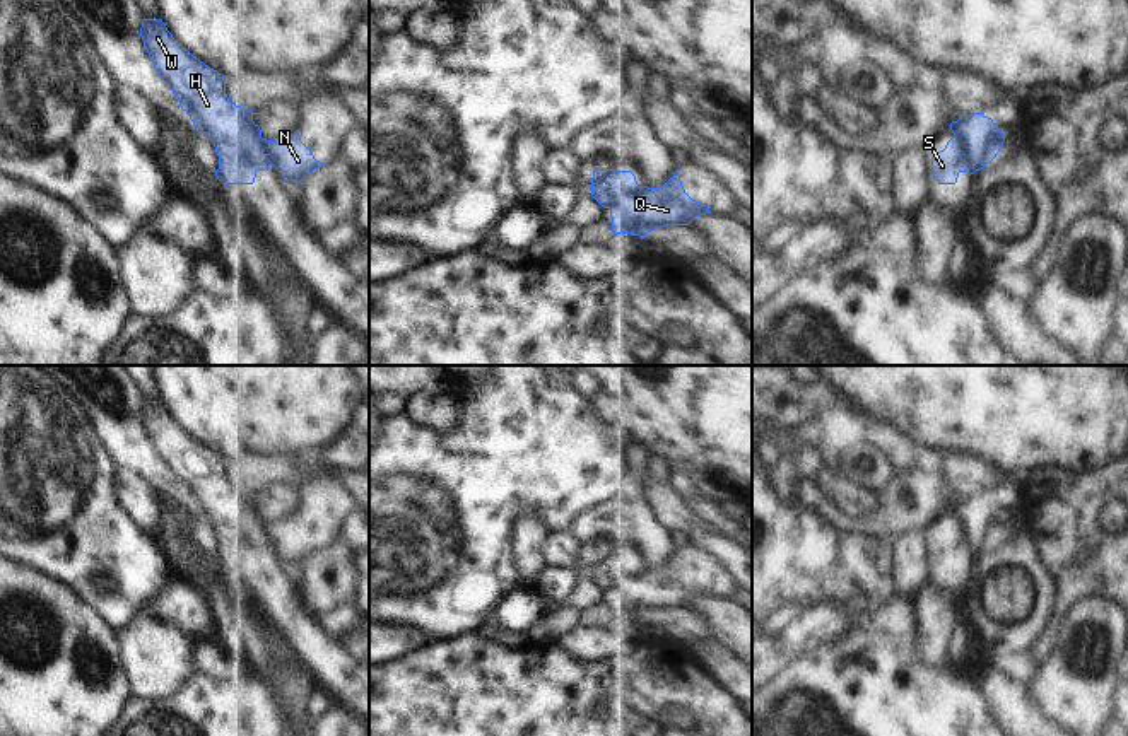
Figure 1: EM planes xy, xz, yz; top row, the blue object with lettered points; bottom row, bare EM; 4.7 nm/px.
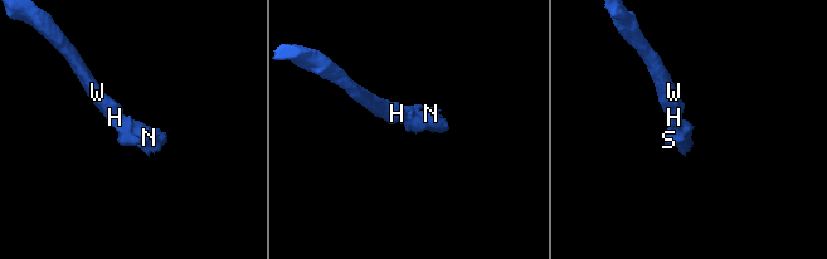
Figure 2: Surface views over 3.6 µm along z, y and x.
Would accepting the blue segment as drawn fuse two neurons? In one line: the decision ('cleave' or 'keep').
cleave

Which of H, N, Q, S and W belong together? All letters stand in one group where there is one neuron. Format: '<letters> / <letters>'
H S W / N Q

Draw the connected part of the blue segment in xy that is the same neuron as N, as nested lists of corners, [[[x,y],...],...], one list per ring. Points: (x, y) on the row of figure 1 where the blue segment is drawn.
[[[255,125],[253,145],[282,174],[284,181],[301,183],[308,174],[323,166],[314,159],[311,149],[301,142],[297,131],[289,137],[265,140],[260,126]]]

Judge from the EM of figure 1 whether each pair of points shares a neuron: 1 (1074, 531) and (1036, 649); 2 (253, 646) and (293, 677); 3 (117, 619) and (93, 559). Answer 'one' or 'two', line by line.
1: one
2: one
3: one

